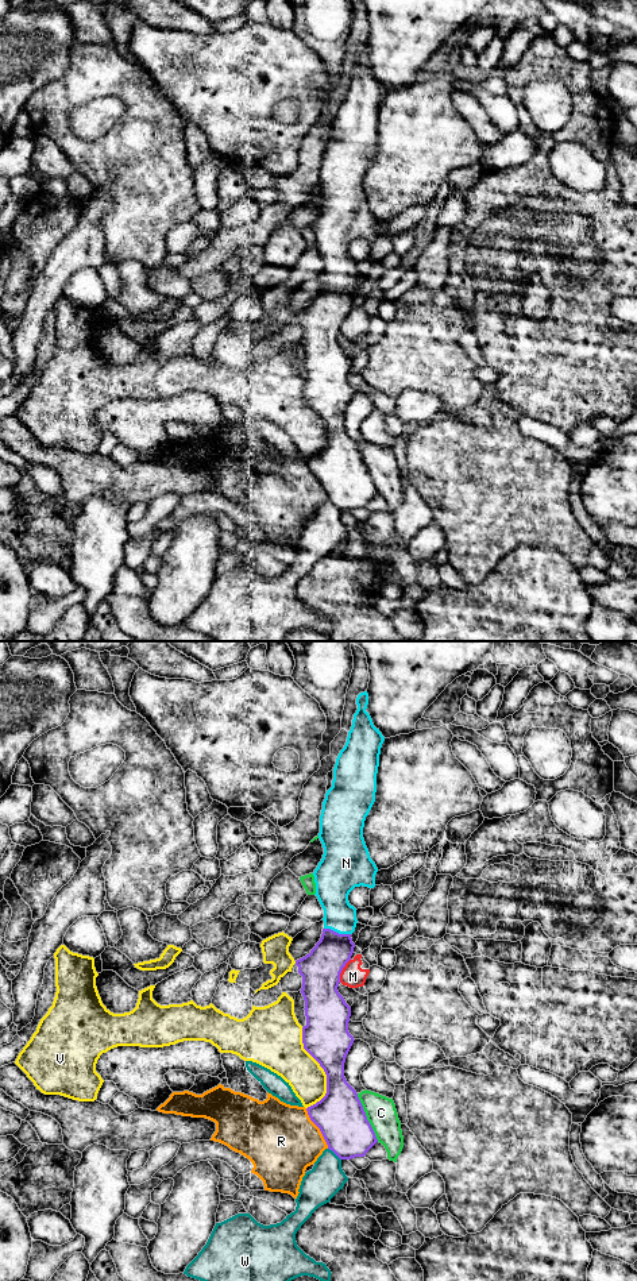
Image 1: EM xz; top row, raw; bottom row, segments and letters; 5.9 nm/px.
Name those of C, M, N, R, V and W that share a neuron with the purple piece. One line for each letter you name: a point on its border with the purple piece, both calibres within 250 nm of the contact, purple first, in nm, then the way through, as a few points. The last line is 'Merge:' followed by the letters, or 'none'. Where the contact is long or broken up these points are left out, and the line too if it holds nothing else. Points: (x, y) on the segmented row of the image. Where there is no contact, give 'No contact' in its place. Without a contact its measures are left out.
N: Touches purple at xz (338, 933). Thickness 240 nm (purple) against 190 nm. Path across: xz (320, 969), (335, 948), (338, 933), (338, 910), (332, 892)
Merge: N

